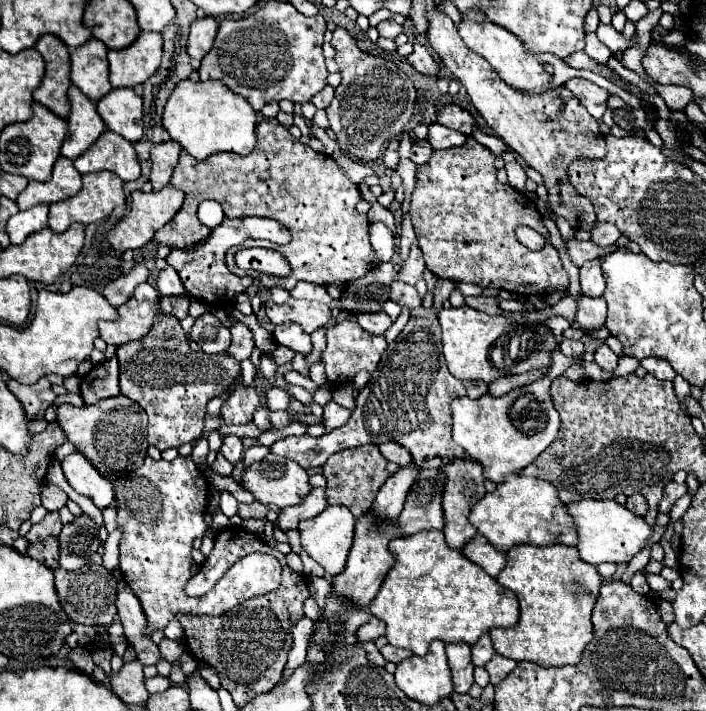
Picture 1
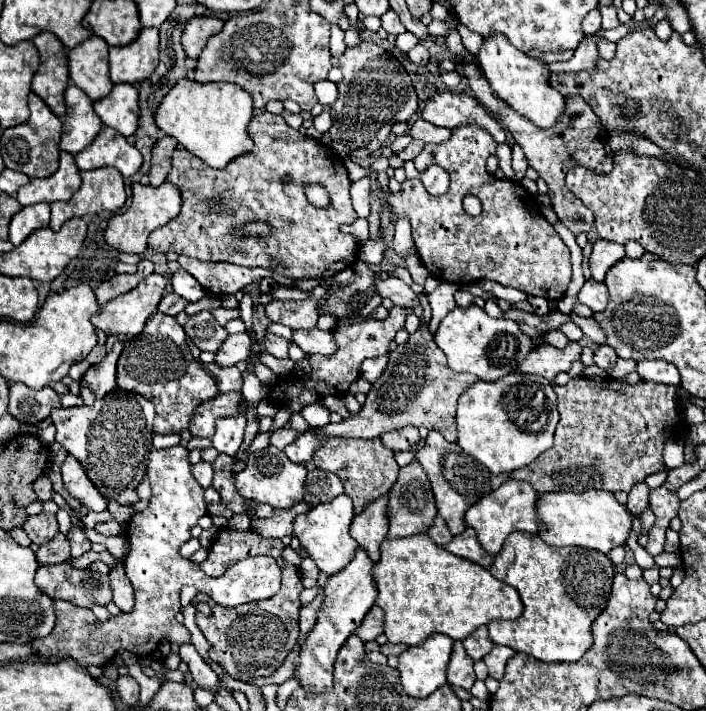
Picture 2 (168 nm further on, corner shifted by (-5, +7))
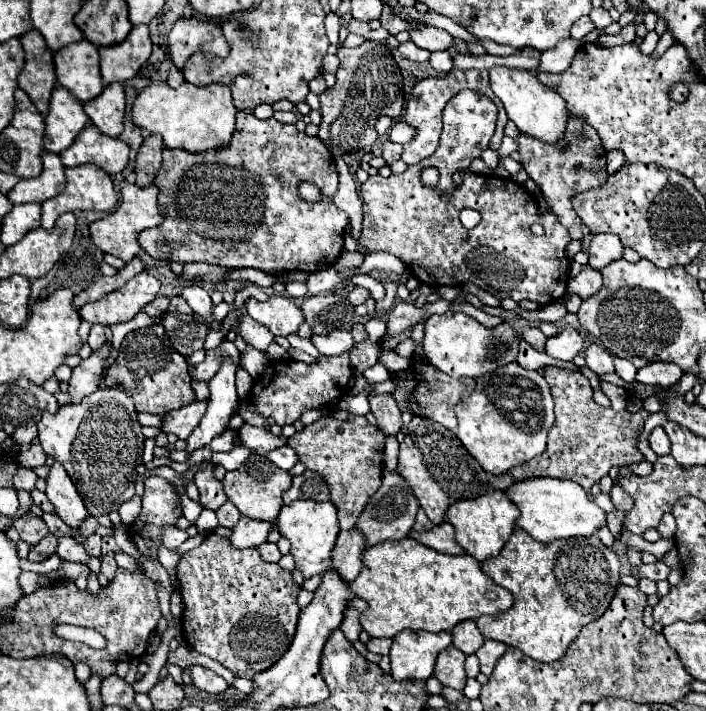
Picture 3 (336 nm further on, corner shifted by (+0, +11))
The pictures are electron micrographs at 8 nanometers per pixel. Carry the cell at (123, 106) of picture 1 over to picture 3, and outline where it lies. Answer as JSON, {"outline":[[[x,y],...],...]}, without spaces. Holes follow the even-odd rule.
{"outline":[[[110,83],[96,99],[84,103],[84,111],[104,135],[118,137],[124,131],[124,113],[126,113],[122,85]]]}

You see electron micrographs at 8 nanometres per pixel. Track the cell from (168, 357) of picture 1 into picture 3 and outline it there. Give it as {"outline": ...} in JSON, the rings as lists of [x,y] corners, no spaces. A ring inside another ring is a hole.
{"outline":[[[150,325],[132,331],[124,337],[116,361],[108,367],[104,375],[108,387],[124,389],[136,401],[140,413],[154,413],[164,417],[172,409],[180,409],[196,399],[192,391],[192,377],[188,371],[188,361],[182,357],[168,341],[164,325]]]}

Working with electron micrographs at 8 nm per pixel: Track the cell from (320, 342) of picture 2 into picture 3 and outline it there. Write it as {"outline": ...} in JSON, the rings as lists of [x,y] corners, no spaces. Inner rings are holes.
{"outline":[[[334,329],[328,335],[312,335],[310,341],[322,355],[340,355],[340,353],[350,351],[354,345],[352,335],[342,329]]]}

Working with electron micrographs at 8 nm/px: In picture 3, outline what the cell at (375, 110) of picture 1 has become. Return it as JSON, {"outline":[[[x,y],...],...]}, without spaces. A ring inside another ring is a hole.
{"outline":[[[364,41],[360,47],[354,49],[340,47],[336,55],[340,59],[340,67],[336,71],[336,85],[320,95],[322,123],[318,137],[324,141],[324,145],[328,145],[334,157],[340,157],[346,153],[358,153],[374,145],[374,141],[378,139],[374,129],[378,117],[400,117],[404,109],[404,91],[400,69],[384,43]],[[360,69],[366,73],[364,87],[360,87],[362,83],[356,83]]]}

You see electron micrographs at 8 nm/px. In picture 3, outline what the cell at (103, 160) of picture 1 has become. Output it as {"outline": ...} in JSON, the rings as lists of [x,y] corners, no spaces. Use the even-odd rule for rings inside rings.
{"outline":[[[88,125],[80,131],[74,145],[60,153],[66,167],[78,167],[84,163],[94,163],[110,175],[120,173],[130,159],[128,143],[104,135],[98,127]]]}

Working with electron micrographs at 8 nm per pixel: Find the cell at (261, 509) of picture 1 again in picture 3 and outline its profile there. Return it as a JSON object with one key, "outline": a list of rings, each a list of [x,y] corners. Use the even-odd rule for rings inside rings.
{"outline":[[[212,461],[202,463],[202,469],[198,469],[194,473],[194,483],[198,485],[198,491],[200,491],[200,503],[206,509],[216,511],[218,507],[222,507],[228,501],[228,497],[222,489],[222,483],[214,477],[214,463]]]}

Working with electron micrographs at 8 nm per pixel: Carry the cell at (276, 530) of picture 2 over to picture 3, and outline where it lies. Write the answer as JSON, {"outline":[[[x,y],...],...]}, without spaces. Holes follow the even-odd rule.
{"outline":[[[240,517],[238,525],[234,527],[234,533],[230,535],[232,545],[238,549],[244,547],[256,547],[268,541],[268,533],[276,527],[274,521],[256,521],[252,517]]]}

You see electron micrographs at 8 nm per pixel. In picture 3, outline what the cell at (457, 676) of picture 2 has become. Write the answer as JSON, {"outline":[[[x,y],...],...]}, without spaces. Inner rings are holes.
{"outline":[[[454,645],[446,647],[438,655],[438,661],[436,661],[436,667],[434,667],[434,675],[440,679],[442,685],[458,689],[458,691],[464,689],[464,685],[466,685],[464,659],[466,659],[466,655],[460,649],[456,649]]]}

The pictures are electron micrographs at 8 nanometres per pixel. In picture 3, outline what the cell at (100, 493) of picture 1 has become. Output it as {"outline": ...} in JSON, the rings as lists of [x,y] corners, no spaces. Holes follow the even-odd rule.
{"outline":[[[58,461],[52,465],[50,475],[46,479],[46,495],[48,499],[54,503],[56,507],[56,515],[70,527],[78,527],[80,521],[84,521],[88,517],[88,509],[76,489],[76,485],[72,483],[72,479],[68,477],[68,473],[64,471],[64,465],[60,465]]]}

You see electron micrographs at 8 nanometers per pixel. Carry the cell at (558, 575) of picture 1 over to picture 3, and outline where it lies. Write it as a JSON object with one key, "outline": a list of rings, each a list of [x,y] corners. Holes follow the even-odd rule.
{"outline":[[[514,527],[514,533],[496,557],[482,561],[482,571],[514,595],[514,605],[504,613],[480,617],[476,621],[480,633],[486,639],[516,647],[540,663],[564,657],[580,629],[606,611],[620,583],[618,557],[598,537],[540,543],[520,527]]]}

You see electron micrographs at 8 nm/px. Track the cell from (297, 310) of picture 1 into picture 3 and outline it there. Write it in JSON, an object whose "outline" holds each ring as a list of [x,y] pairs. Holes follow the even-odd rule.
{"outline":[[[272,295],[268,301],[248,299],[246,311],[252,319],[266,325],[274,335],[296,333],[304,321],[302,309],[290,297],[282,295]]]}

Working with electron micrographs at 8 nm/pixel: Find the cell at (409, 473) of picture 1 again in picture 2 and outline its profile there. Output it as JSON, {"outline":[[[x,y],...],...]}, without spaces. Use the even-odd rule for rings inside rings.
{"outline":[[[387,495],[373,501],[361,515],[357,515],[351,523],[351,537],[357,541],[361,549],[367,551],[371,561],[379,561],[379,545],[387,535],[389,523],[387,523]]]}

